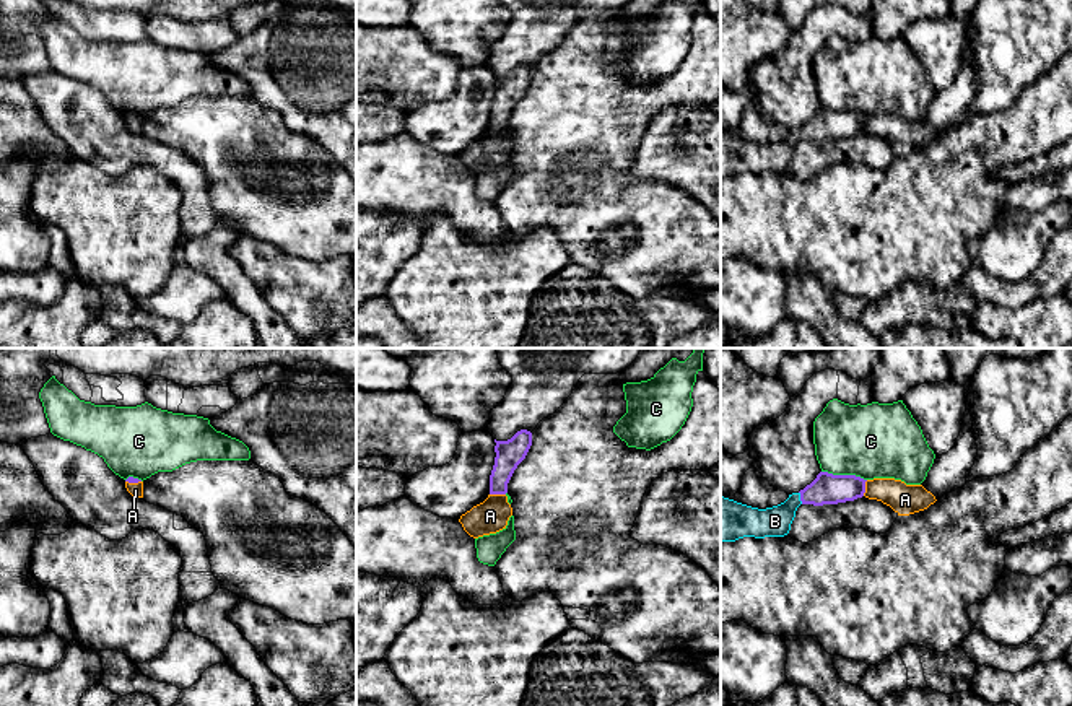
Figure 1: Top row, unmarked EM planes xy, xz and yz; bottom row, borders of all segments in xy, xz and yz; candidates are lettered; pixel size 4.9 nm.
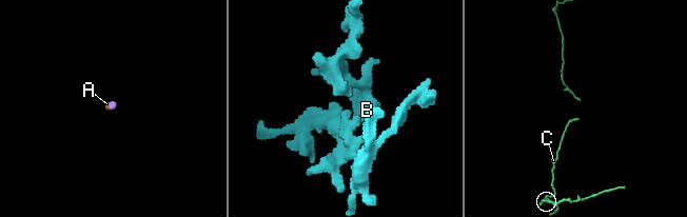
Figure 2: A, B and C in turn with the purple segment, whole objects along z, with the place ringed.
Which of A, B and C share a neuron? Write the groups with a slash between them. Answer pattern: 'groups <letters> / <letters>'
groups A B / C

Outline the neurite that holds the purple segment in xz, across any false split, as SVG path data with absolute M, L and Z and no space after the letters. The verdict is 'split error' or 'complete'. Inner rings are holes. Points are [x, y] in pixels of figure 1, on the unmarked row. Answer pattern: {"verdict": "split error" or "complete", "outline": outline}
{"verdict": "split error", "outline": "M521 65L511 75L495 75L495 78L496 93L490 111L490 130L459 155L464 166L473 174L506 164L512 151L512 143L506 132L508 119L532 81L532 68Z"}

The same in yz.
{"verdict": "split error", "outline": "M820 107L804 125L789 130L784 138L766 145L721 132L721 179L743 172L784 172L789 169L800 140L838 140L862 132L882 137L898 151L924 146L937 137L922 120L906 120L895 114L864 115L856 111Z"}

